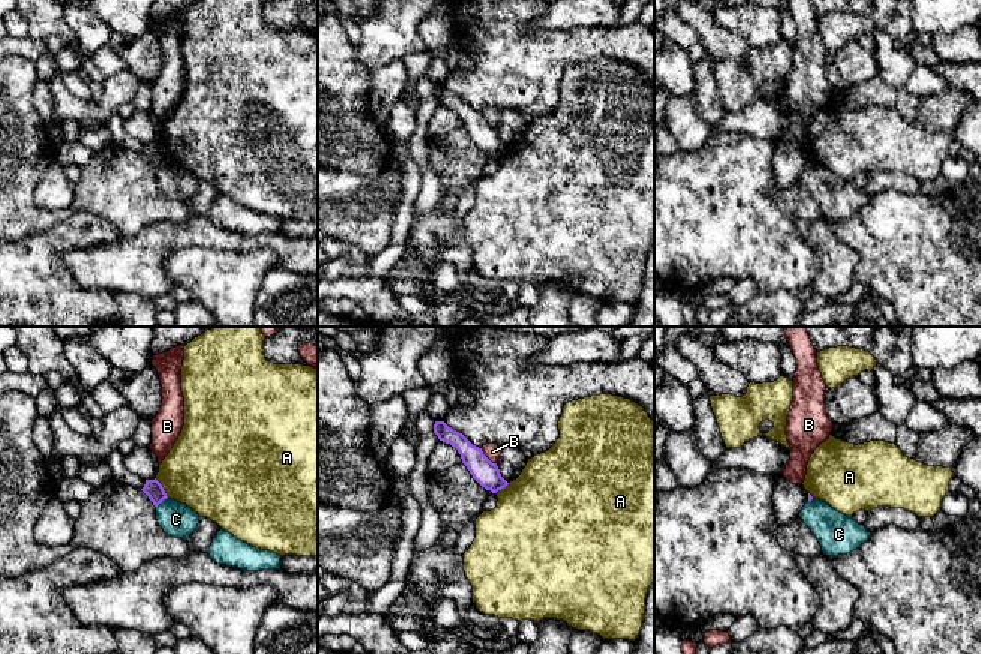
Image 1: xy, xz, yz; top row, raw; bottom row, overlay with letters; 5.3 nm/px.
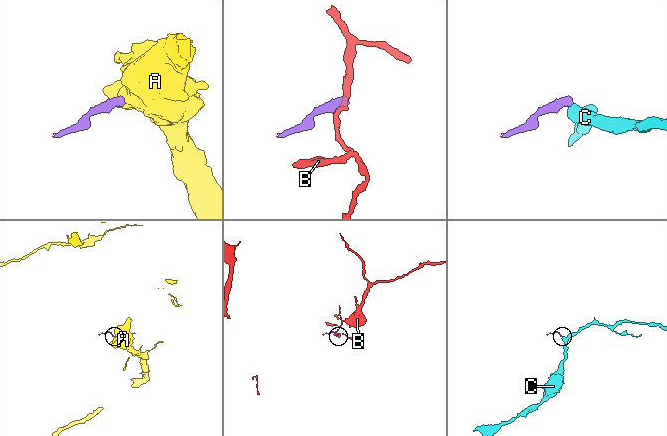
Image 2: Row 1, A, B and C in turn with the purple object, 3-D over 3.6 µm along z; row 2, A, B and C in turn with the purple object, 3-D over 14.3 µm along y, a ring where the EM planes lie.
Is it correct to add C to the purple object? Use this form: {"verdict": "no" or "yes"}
{"verdict": "no"}

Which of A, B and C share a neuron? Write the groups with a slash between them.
A / B / C

